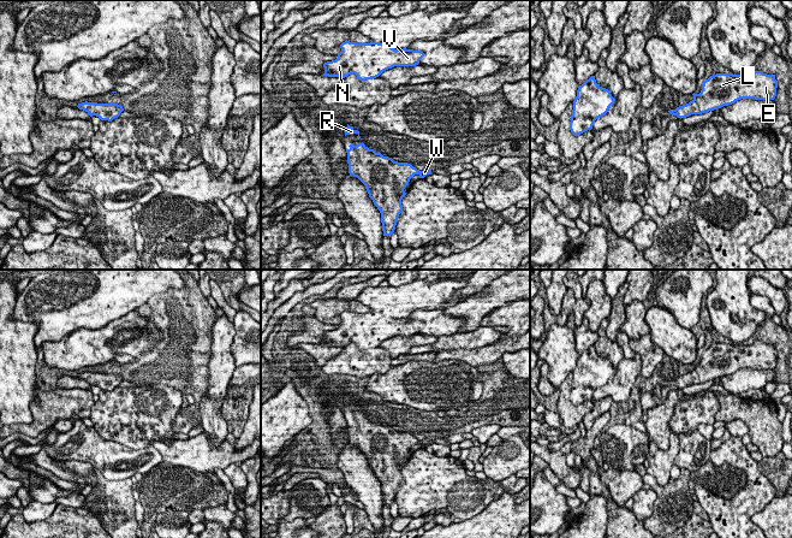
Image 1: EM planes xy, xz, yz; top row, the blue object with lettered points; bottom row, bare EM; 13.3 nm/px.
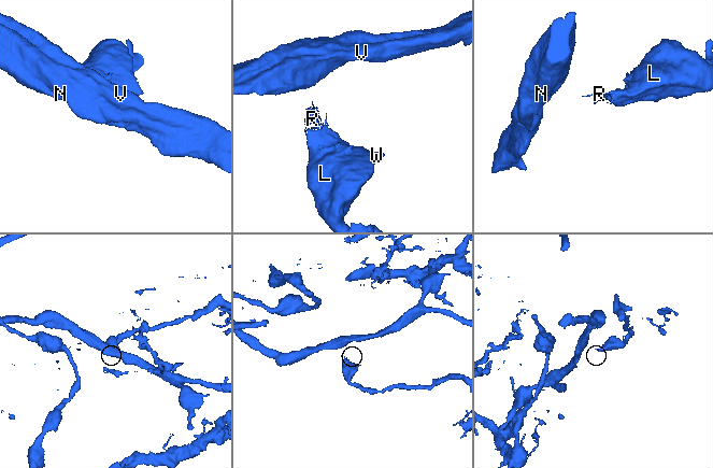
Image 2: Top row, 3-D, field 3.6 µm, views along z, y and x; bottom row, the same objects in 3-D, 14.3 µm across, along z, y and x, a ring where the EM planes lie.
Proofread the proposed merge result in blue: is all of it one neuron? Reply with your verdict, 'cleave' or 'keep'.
keep

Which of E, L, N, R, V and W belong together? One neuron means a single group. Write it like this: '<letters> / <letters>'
E L N R V W

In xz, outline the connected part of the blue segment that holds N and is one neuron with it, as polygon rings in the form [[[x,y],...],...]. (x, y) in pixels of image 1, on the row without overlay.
[[[345,311],[340,314],[338,327],[323,333],[328,347],[347,347],[355,343],[365,350],[379,347],[383,341],[394,336],[416,336],[424,326],[422,320],[394,319],[386,313],[356,313]]]

